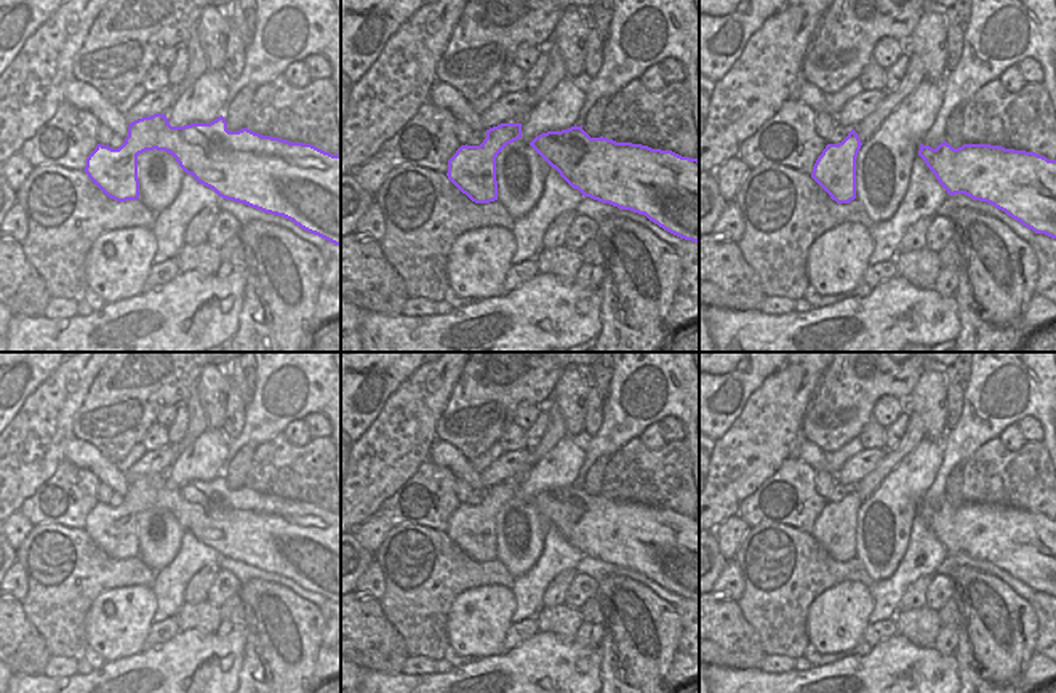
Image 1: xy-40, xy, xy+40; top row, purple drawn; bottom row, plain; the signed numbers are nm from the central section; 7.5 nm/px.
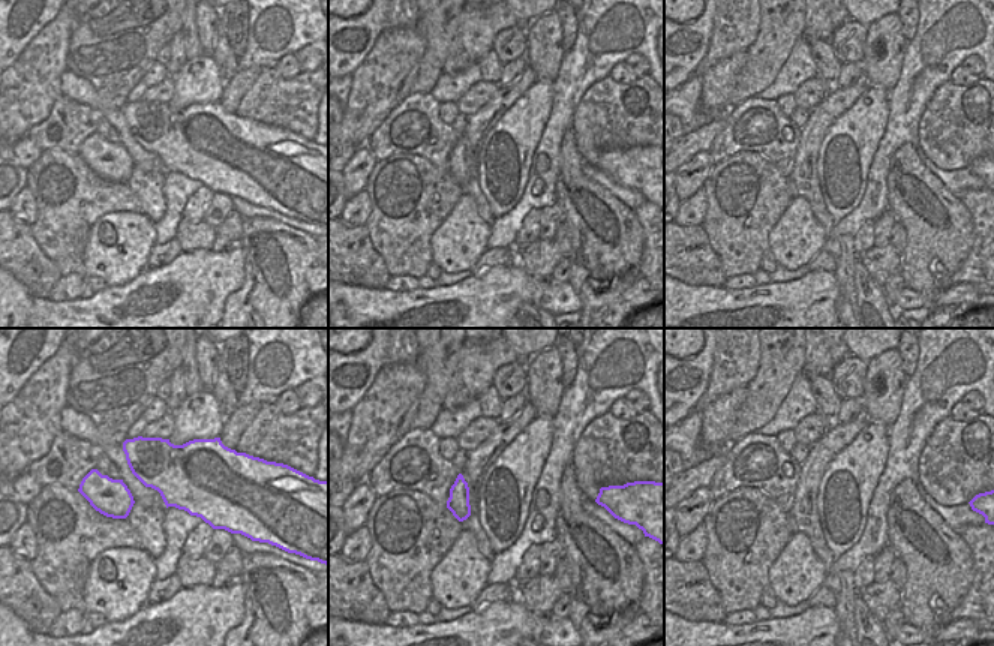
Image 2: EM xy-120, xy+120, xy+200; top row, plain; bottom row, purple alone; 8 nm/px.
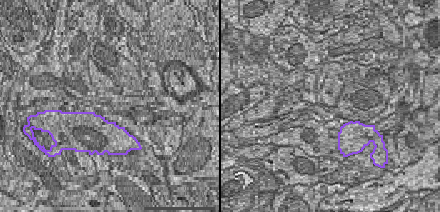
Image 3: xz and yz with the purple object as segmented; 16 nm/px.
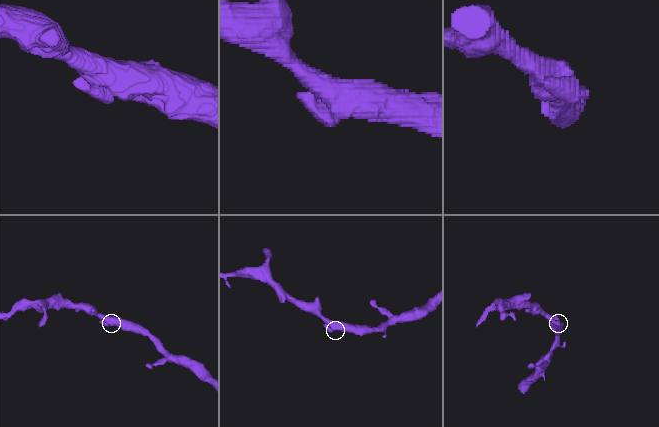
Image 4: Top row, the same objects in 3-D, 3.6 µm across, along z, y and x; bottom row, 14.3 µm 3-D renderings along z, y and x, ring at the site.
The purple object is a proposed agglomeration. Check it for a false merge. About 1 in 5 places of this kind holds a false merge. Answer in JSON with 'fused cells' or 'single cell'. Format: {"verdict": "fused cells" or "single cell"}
{"verdict": "single cell"}

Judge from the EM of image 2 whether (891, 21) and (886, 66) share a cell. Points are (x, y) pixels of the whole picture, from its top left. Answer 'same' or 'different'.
same

